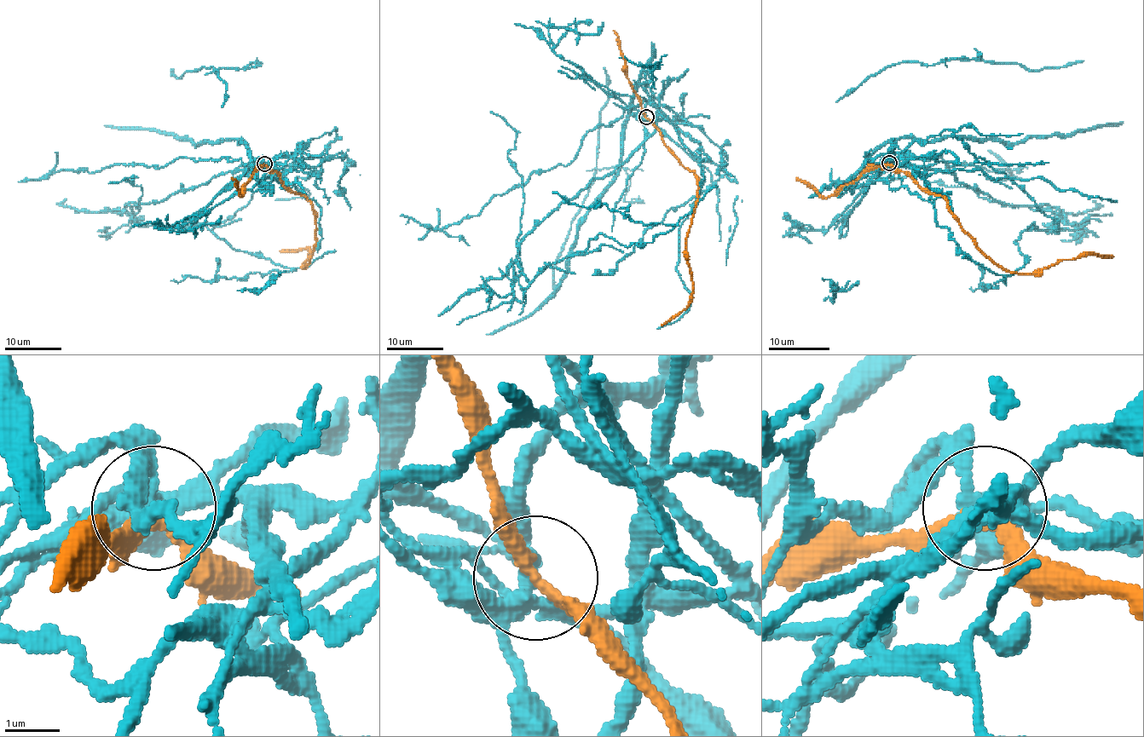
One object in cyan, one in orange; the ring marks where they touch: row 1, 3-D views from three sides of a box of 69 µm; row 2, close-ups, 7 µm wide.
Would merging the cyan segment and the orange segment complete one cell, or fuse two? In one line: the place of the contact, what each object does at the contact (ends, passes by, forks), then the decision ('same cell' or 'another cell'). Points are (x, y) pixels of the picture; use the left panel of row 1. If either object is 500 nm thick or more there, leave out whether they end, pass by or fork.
(264, 164) | cyan forks | orange passes by | another cell

